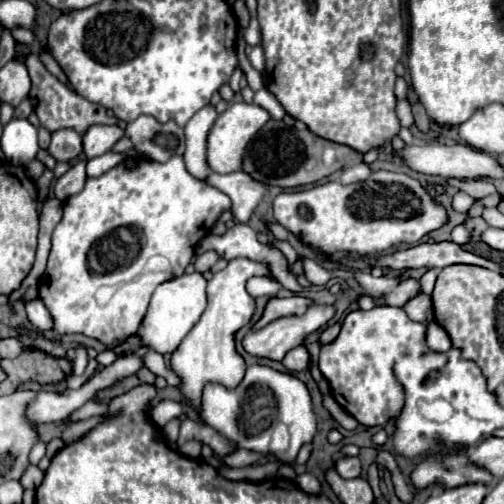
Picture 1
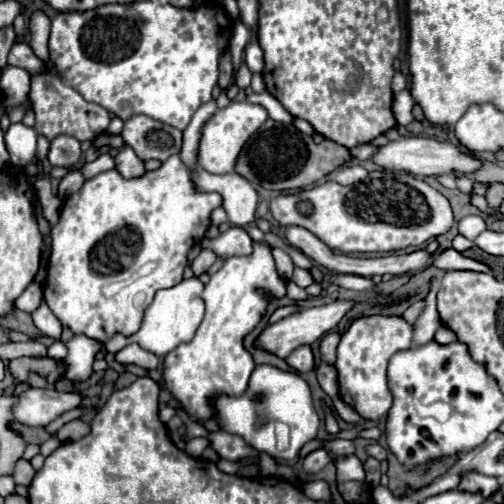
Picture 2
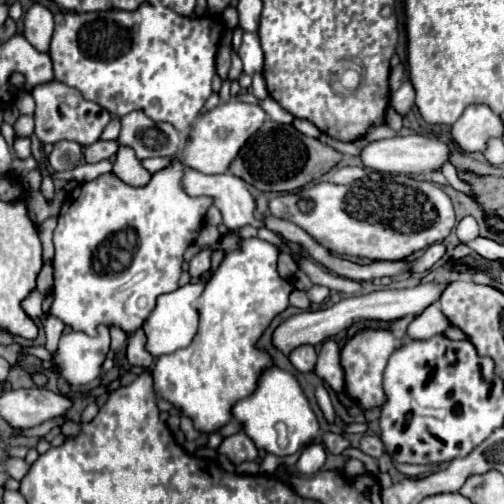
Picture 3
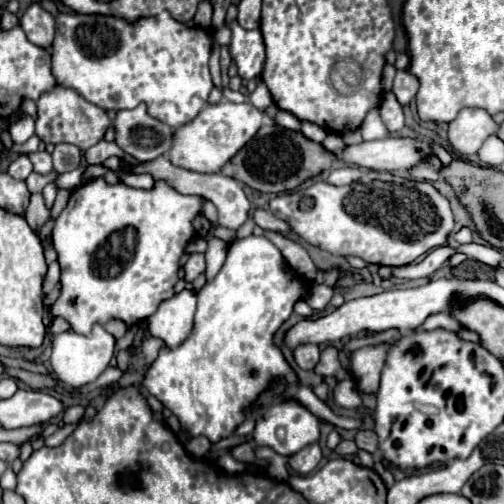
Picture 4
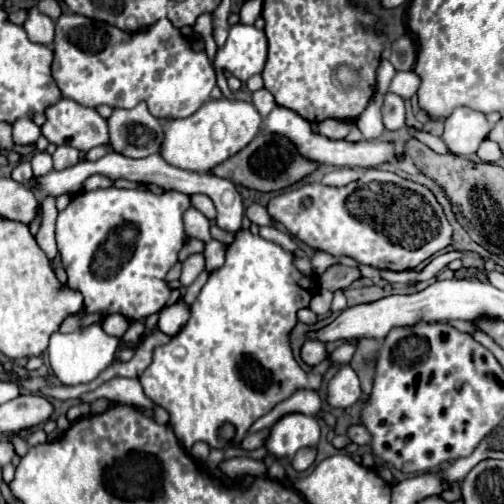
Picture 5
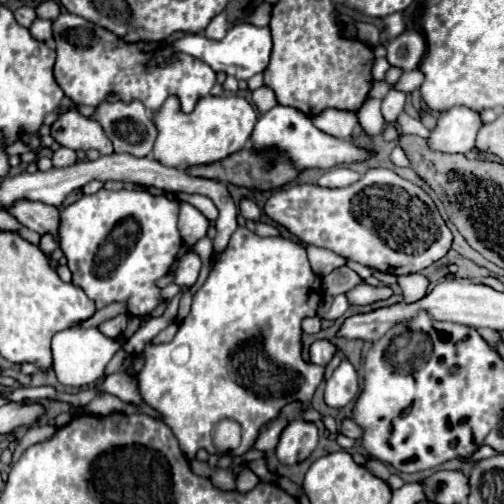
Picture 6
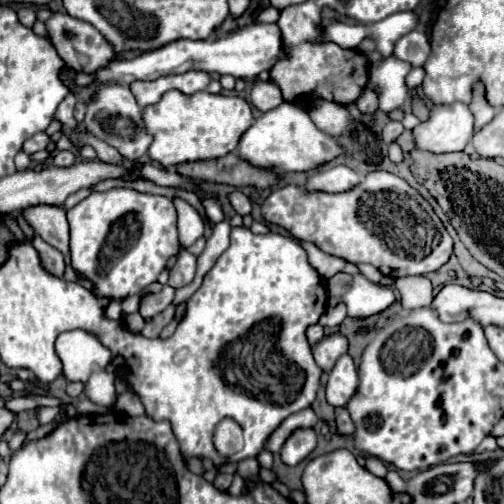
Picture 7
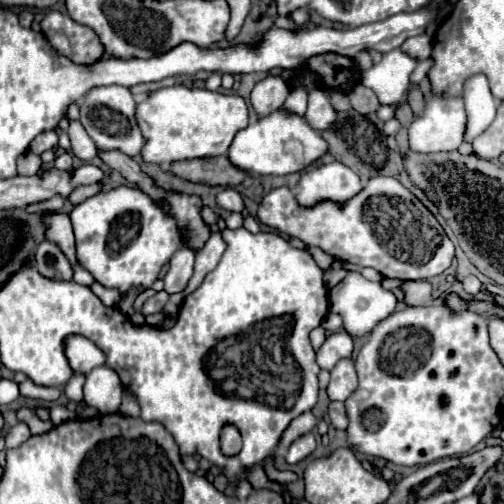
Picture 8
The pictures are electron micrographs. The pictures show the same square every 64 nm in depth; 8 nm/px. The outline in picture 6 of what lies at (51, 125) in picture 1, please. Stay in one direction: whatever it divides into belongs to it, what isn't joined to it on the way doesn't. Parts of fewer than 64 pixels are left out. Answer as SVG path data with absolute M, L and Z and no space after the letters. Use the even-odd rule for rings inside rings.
M76 108L62 114L52 124L52 136L66 148L72 150L98 150L102 156L112 154L112 142L106 138L98 122L78 114Z

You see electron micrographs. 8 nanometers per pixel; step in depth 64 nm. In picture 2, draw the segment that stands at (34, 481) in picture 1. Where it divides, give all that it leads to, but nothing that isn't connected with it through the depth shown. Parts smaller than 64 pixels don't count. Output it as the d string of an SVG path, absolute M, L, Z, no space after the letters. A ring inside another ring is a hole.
M18 460L16 462L16 468L14 468L14 472L12 472L12 478L16 480L16 484L22 484L22 486L26 486L26 484L30 484L30 480L34 478L34 468L30 466L30 462L28 460Z

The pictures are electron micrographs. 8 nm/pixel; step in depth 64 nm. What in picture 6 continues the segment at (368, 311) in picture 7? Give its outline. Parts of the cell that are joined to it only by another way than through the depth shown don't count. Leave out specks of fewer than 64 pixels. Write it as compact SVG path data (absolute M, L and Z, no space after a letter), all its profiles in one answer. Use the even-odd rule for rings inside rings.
M360 282L346 293L346 296L352 306L368 306L368 304L390 298L392 290L388 286L370 286L366 282Z

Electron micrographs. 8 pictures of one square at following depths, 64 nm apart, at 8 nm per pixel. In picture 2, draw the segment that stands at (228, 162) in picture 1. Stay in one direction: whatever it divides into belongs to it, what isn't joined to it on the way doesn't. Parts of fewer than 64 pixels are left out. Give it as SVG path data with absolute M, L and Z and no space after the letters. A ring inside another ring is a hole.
M230 102L226 108L216 110L214 116L202 126L202 136L200 136L200 146L198 146L198 160L196 164L212 174L228 174L234 170L236 158L240 154L240 148L246 144L248 136L254 134L264 120L268 118L268 112L250 102Z

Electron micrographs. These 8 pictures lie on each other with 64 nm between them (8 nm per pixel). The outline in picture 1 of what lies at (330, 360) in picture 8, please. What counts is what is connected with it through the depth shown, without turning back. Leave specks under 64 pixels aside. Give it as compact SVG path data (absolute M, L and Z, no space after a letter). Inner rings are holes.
M298 346L294 350L290 350L282 364L290 370L290 372L300 372L300 370L308 370L308 364L310 364L310 354L306 350L306 346Z

